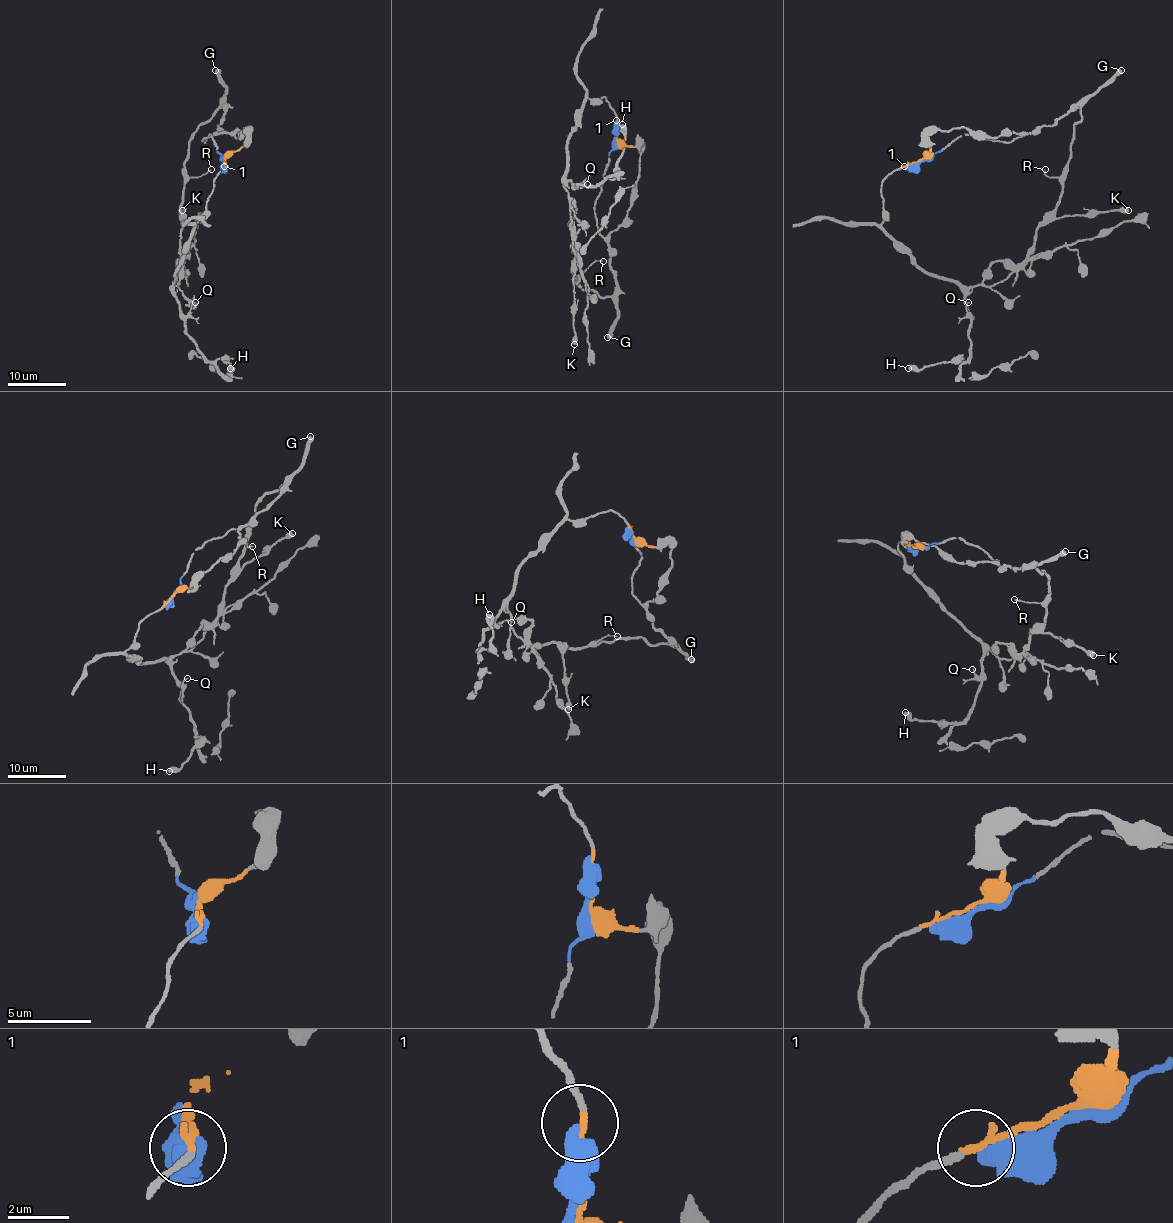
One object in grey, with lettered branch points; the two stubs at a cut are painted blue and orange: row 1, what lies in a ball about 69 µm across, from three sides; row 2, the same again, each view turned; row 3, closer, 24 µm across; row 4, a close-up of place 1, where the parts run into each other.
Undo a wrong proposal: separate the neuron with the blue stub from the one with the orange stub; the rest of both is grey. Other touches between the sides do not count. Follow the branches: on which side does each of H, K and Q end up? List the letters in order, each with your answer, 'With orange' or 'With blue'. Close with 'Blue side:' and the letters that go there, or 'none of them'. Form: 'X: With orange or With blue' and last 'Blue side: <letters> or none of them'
H: With orange
K: With blue
Q: With orange
Blue side: K

